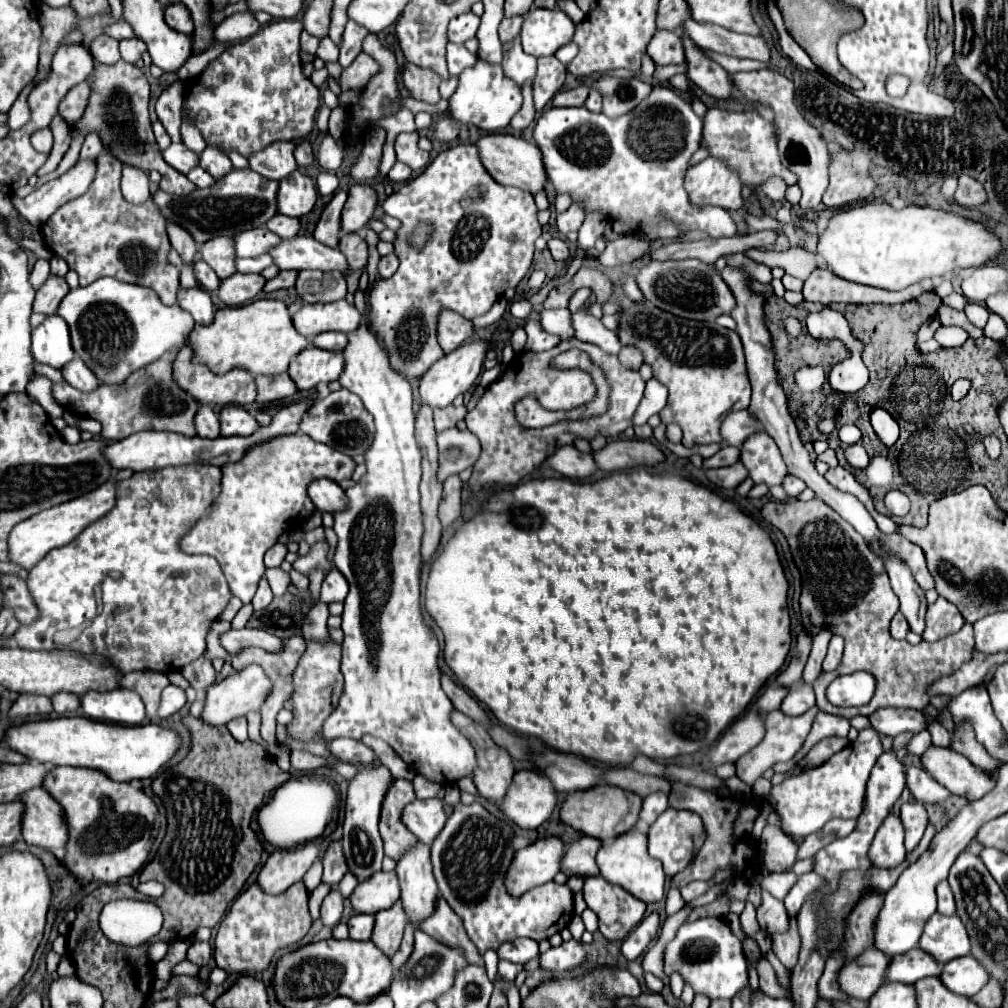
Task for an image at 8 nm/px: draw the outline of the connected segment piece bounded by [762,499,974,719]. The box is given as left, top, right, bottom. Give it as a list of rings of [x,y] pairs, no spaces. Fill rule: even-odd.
[[[770,501],[762,507],[762,517],[784,533],[794,563],[800,567],[800,617],[806,633],[814,637],[816,633],[828,629],[832,631],[832,635],[840,635],[846,641],[844,659],[836,673],[824,673],[816,679],[816,705],[822,711],[846,719],[856,715],[870,717],[876,709],[890,705],[922,711],[930,701],[930,697],[926,695],[926,687],[938,677],[954,673],[964,661],[970,659],[974,651],[974,635],[970,623],[964,623],[964,627],[956,635],[950,635],[948,639],[940,639],[936,643],[921,641],[913,646],[908,641],[892,639],[890,621],[892,615],[896,615],[898,611],[898,597],[888,583],[884,563],[868,549],[864,537],[824,501]],[[854,671],[870,671],[876,677],[876,693],[872,701],[864,707],[850,709],[830,705],[826,699],[826,687],[830,685],[830,681],[834,681],[836,675]]]

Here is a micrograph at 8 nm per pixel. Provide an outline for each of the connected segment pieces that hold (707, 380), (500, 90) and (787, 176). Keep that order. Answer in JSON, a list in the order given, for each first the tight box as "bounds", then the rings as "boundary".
[{"bounds":[618,303,750,447],"boundary":[[[652,303],[644,305],[626,305],[618,337],[622,345],[634,345],[644,353],[644,361],[652,365],[654,377],[664,383],[670,391],[666,407],[660,411],[662,423],[668,425],[678,423],[684,431],[684,447],[694,445],[708,445],[708,443],[724,443],[720,435],[720,425],[724,417],[734,409],[736,403],[750,403],[750,381],[746,373],[742,343],[736,331],[730,331],[726,327],[720,327],[716,323],[702,323],[702,321],[690,321],[676,317],[672,313],[666,313]]]},{"bounds":[432,61,522,143],"boundary":[[[478,61],[472,69],[464,69],[458,77],[458,87],[454,95],[450,97],[450,105],[446,115],[438,117],[432,133],[434,139],[440,143],[452,143],[460,135],[460,125],[476,125],[484,131],[500,131],[510,125],[510,119],[522,105],[522,93],[514,85],[514,81],[506,79],[500,65],[488,65],[484,61]]]},{"bounds":[702,107,798,189],"boundary":[[[714,107],[714,109],[708,109],[706,113],[702,145],[708,147],[710,155],[724,157],[730,167],[738,169],[742,183],[752,185],[752,189],[760,185],[762,181],[766,181],[770,175],[782,177],[786,185],[798,183],[796,175],[792,175],[792,171],[784,169],[784,165],[780,163],[776,141],[778,141],[778,133],[776,133],[774,121],[762,117],[756,109],[736,113],[736,111],[724,111],[724,109]]]}]

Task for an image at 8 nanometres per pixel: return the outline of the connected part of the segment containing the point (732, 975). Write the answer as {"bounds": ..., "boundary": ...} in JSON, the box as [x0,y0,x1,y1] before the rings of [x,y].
{"bounds":[663,917,748,1001],"boundary":[[[716,917],[696,919],[678,929],[676,937],[664,949],[663,971],[667,976],[678,973],[694,989],[694,993],[706,995],[710,1001],[732,999],[748,985],[742,943],[732,935],[728,923]]]}

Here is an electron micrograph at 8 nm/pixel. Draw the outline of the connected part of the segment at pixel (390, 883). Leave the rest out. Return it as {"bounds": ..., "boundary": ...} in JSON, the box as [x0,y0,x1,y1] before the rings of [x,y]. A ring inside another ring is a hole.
{"bounds":[350,871,400,913],"boundary":[[[396,871],[374,873],[368,881],[358,883],[350,901],[358,913],[378,913],[392,907],[400,899],[400,883]]]}

